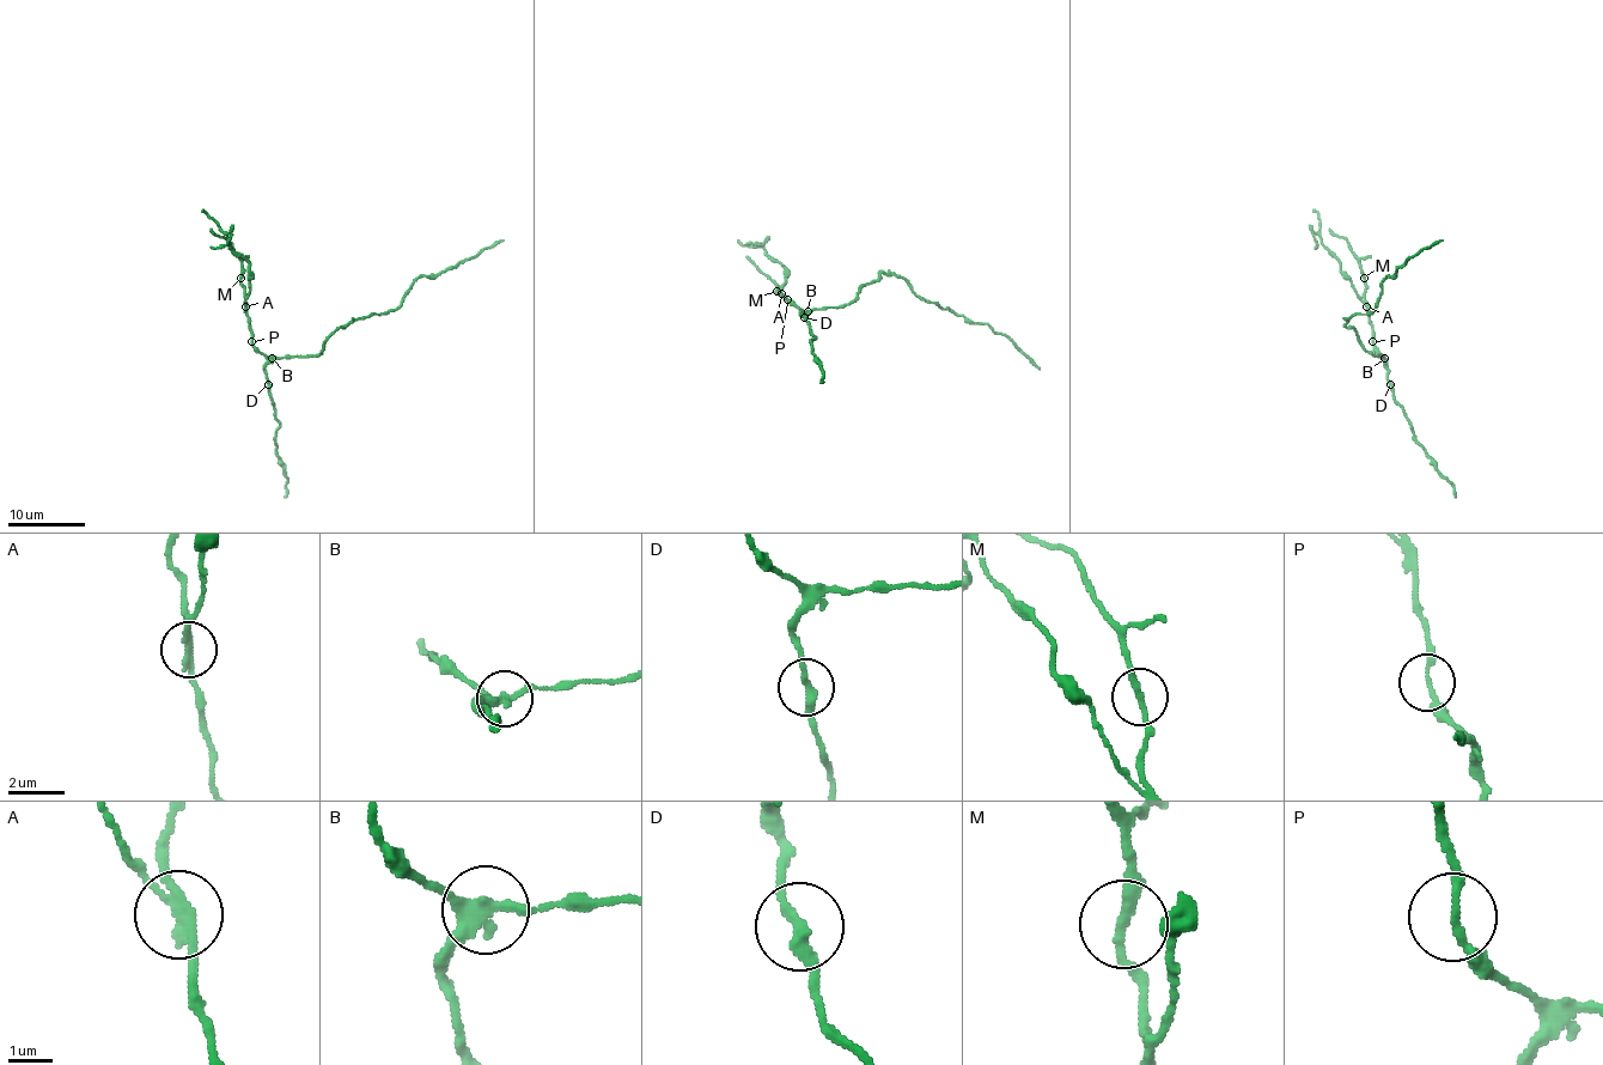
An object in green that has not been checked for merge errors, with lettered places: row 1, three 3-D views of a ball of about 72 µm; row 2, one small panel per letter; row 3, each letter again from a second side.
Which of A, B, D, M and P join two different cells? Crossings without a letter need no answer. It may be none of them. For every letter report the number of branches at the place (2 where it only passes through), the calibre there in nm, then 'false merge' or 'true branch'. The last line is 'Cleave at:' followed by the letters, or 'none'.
A: 2 branches meet; 240 nm thick; false merge
B: 3 branches meet; 260 nm thick; false merge
D: 2 branches meet; 280 nm thick; true branch
M: 2 branches meet; 240 nm thick; true branch
P: 2 branches meet; 160 nm thick; true branch
Cleave at: A, B

